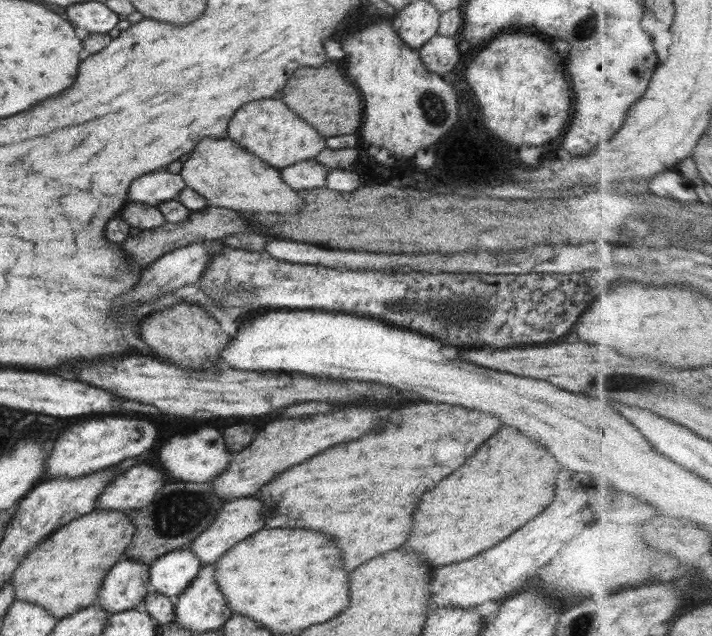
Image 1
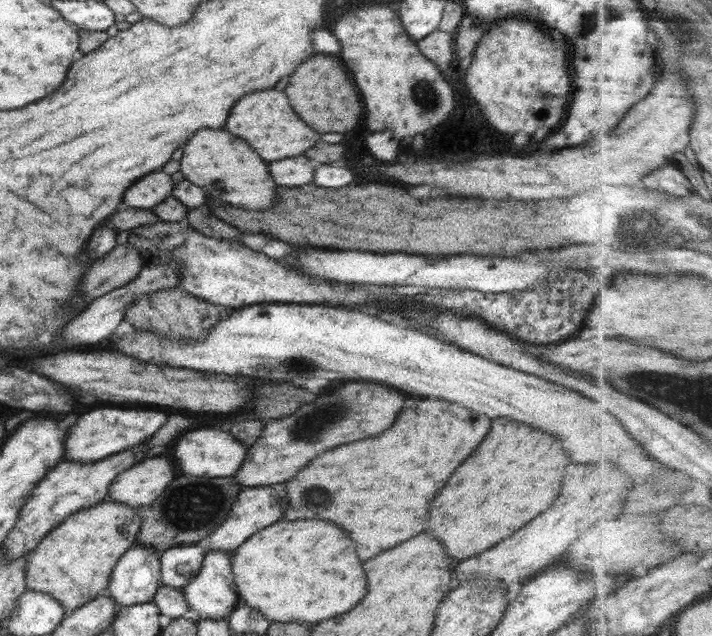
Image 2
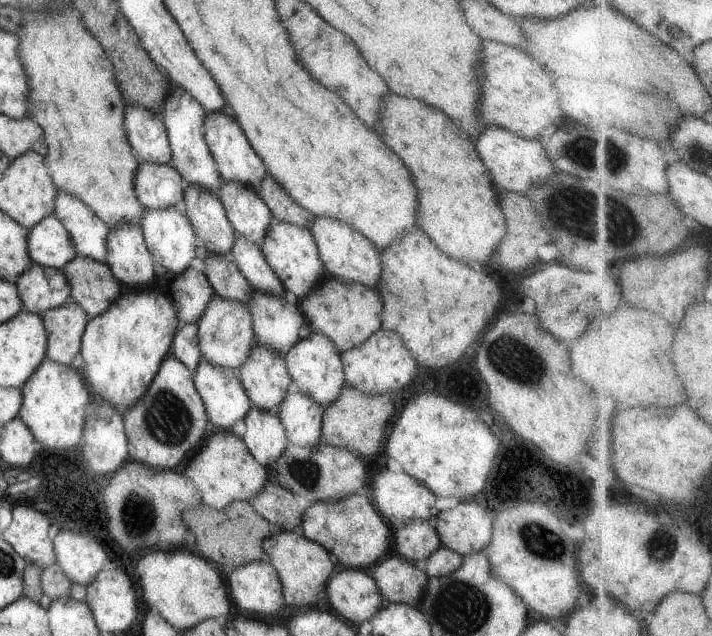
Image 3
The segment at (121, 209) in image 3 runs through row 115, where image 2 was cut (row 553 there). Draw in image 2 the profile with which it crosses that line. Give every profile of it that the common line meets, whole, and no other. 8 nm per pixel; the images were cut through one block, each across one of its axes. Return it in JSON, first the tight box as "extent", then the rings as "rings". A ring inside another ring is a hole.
{"extent":[25,500,142,614],"rings":[[[104,500],[92,508],[74,512],[52,529],[34,550],[27,552],[25,574],[27,590],[50,594],[52,598],[62,604],[62,608],[68,614],[94,598],[109,596],[108,583],[110,583],[112,569],[118,559],[137,542],[141,524],[142,518],[140,518],[137,508],[110,500]]]}

